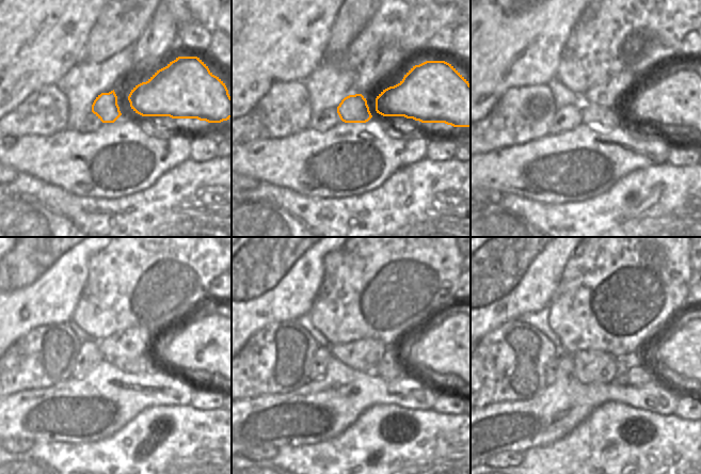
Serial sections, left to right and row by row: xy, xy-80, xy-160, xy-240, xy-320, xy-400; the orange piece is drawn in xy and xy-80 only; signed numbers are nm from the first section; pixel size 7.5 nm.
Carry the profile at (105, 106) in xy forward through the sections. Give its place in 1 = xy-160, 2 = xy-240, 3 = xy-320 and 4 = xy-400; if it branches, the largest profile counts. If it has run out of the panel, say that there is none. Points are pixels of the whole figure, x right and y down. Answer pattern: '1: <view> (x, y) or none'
1: xy-160 (600, 119)
2: xy-240 (143, 364)
3: xy-320 (392, 369)
4: xy-400 (637, 376)

